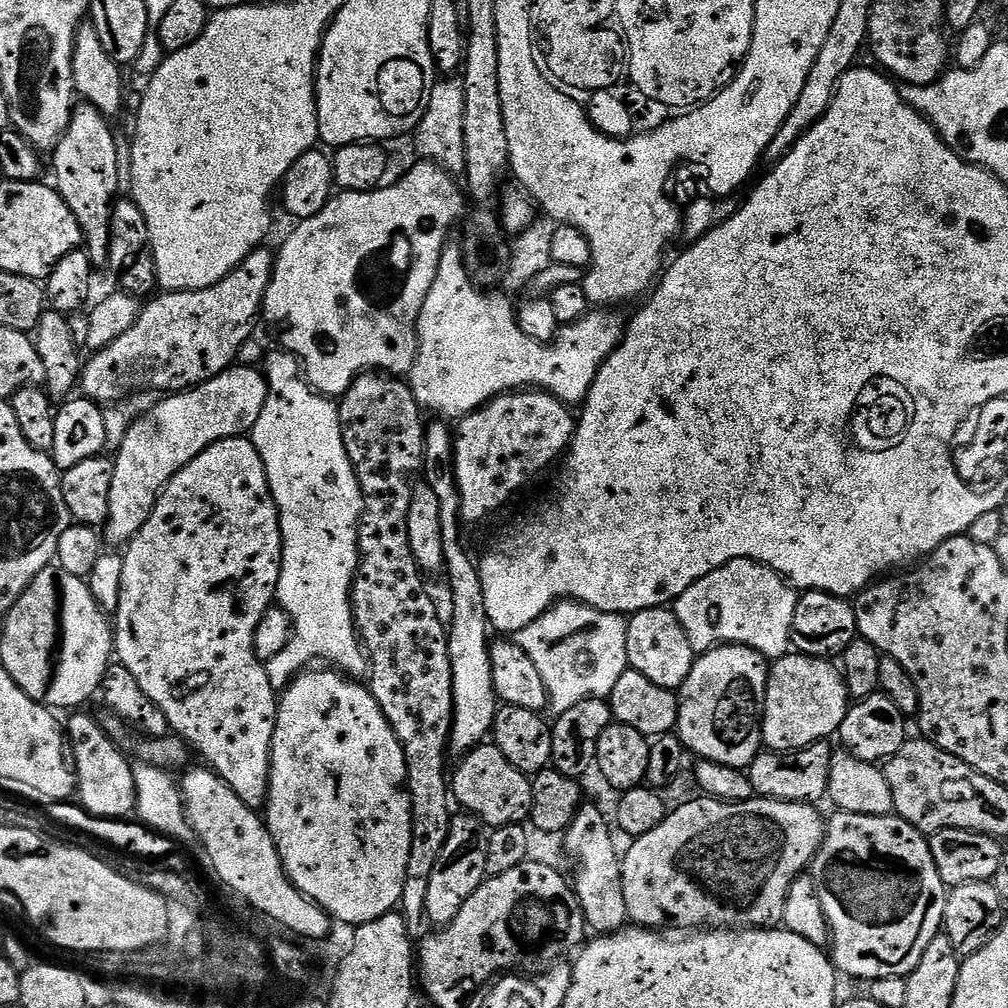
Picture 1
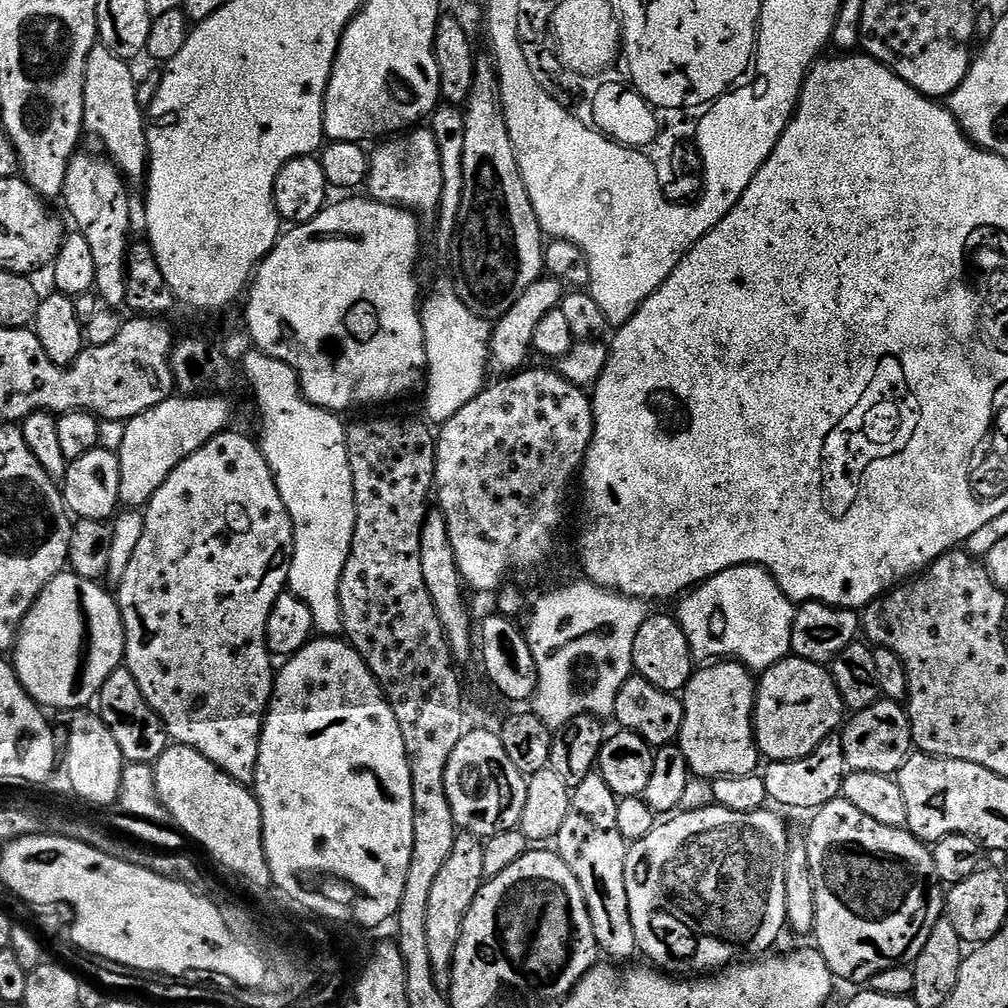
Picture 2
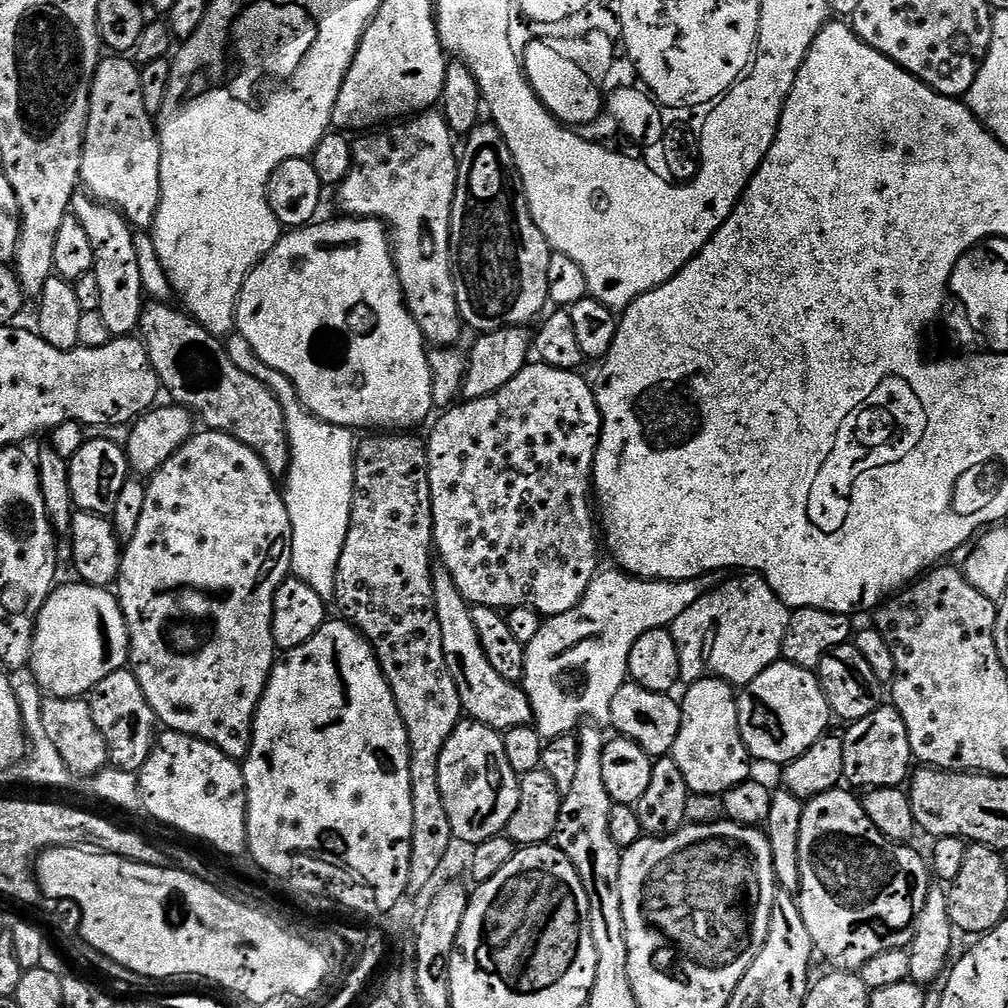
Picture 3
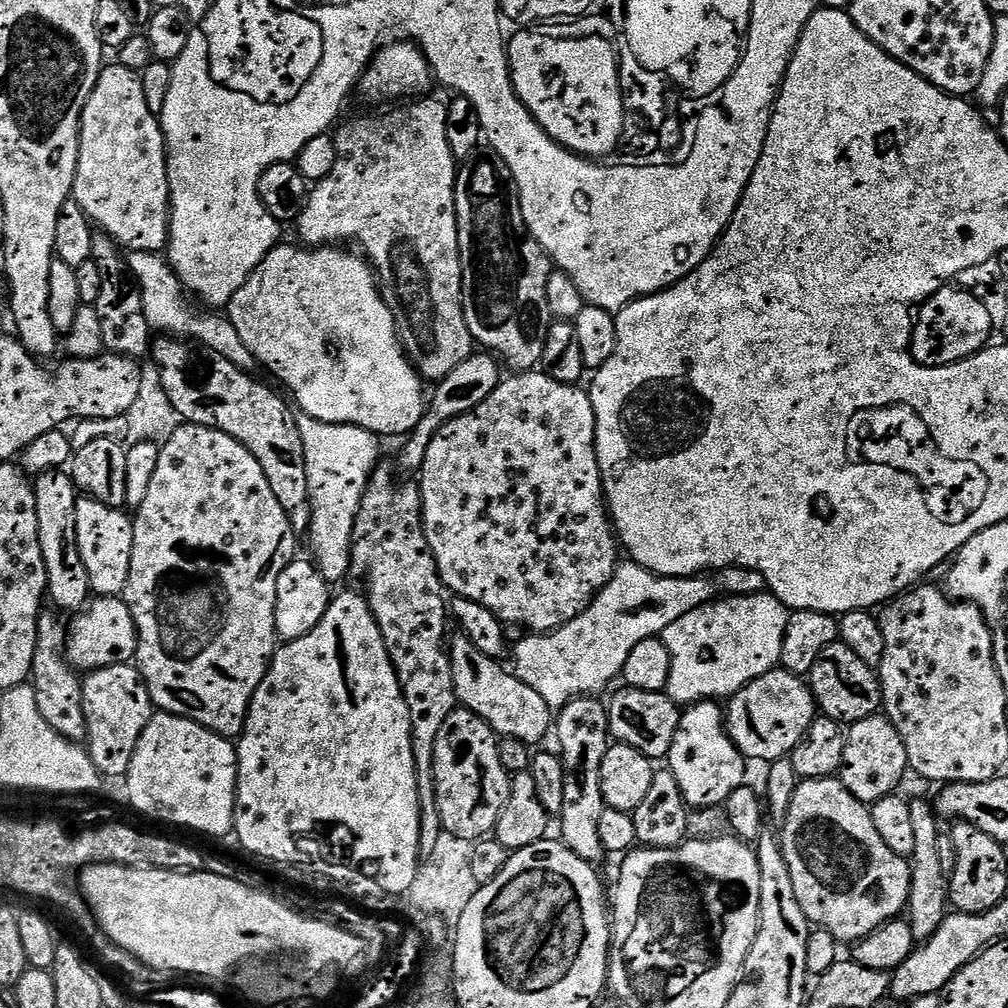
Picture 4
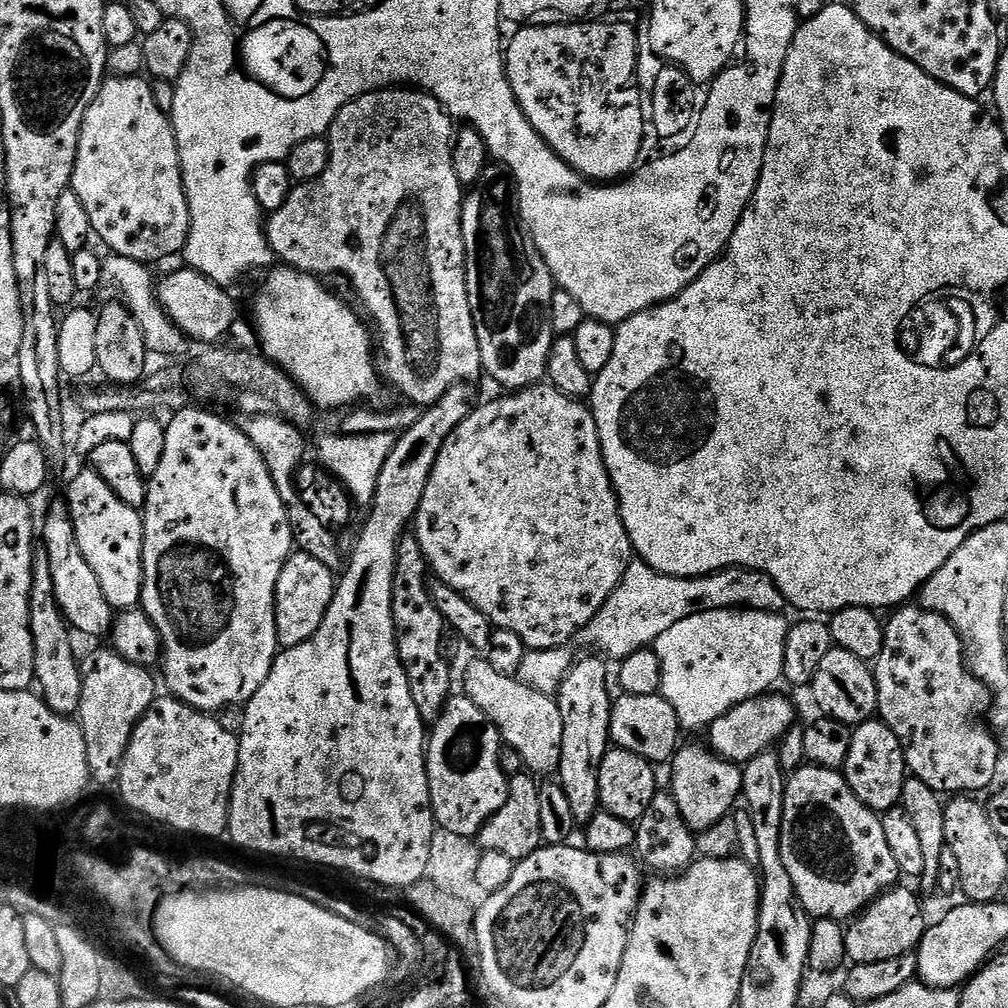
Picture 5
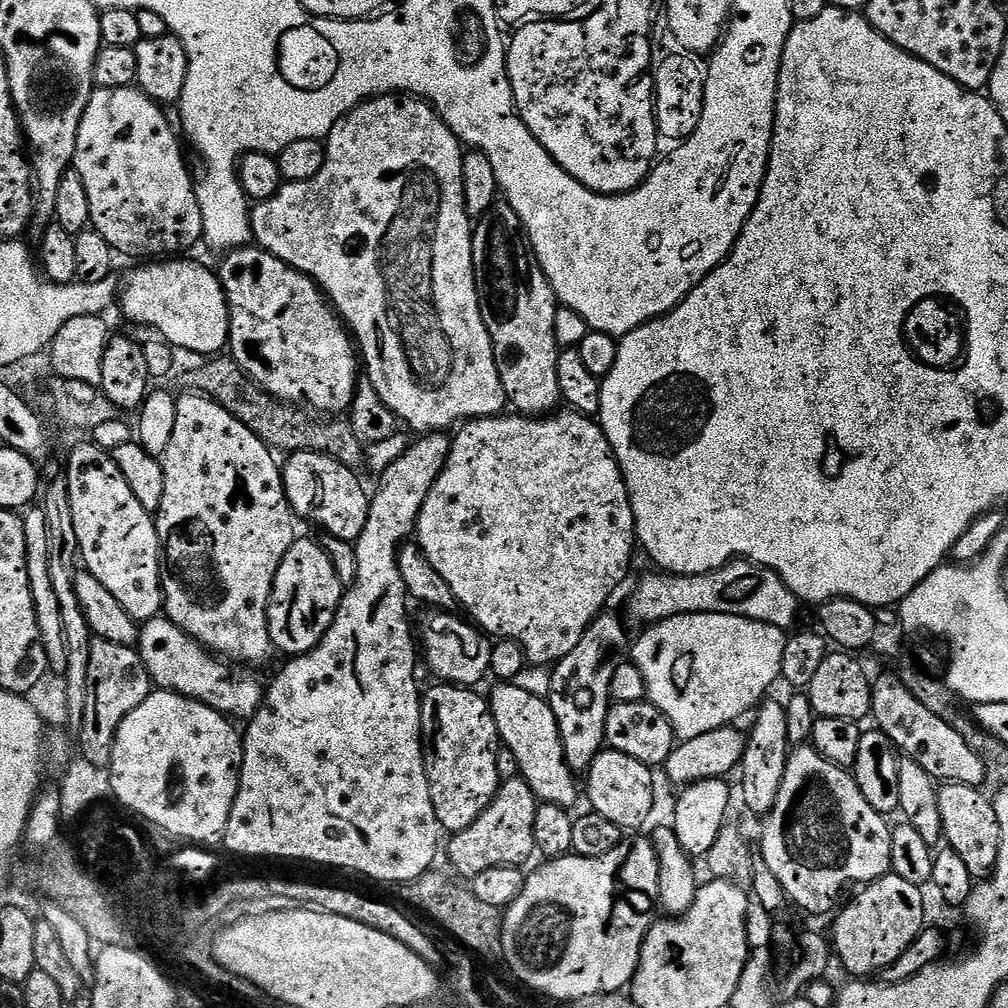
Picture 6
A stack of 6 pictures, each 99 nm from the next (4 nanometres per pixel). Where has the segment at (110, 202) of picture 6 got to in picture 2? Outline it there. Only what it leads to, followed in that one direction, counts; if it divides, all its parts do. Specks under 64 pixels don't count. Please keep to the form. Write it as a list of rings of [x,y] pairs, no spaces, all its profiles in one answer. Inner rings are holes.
[[[97,43],[90,50],[84,75],[84,126],[87,135],[100,139],[107,159],[115,164],[121,176],[129,181],[143,181],[148,171],[146,112],[142,104],[140,108],[140,96],[136,93],[136,76],[132,73],[132,67],[129,61],[114,54],[105,44]]]

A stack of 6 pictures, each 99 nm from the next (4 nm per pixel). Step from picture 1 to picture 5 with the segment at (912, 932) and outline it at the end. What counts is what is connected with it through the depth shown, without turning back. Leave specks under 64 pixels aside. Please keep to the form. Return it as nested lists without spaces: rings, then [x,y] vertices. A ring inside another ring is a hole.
[[[803,766],[791,773],[787,777],[787,781],[786,806],[782,818],[782,862],[786,862],[786,870],[790,873],[790,882],[794,882],[794,890],[809,916],[816,920],[851,921],[859,916],[872,901],[878,899],[883,892],[897,887],[898,881],[901,879],[898,862],[894,862],[894,854],[890,854],[890,845],[887,844],[886,833],[882,830],[882,819],[856,797],[854,790],[850,790],[850,786],[844,780],[843,775],[835,768]]]

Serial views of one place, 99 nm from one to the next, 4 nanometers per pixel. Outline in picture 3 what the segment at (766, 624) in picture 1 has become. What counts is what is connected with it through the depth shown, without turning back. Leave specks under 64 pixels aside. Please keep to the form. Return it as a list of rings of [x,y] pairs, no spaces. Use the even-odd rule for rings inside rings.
[[[740,574],[737,580],[728,580],[721,588],[709,591],[690,610],[678,614],[670,626],[680,655],[680,679],[684,682],[715,678],[727,680],[733,686],[749,684],[762,670],[781,659],[786,638],[790,609],[774,594],[772,587],[759,574]]]

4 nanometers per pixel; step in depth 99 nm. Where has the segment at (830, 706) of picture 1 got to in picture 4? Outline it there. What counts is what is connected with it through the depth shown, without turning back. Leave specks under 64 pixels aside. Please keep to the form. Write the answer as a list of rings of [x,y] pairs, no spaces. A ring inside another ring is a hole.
[[[780,666],[747,684],[726,704],[728,734],[736,749],[749,761],[773,762],[791,757],[792,751],[811,732],[817,719],[818,707],[811,687],[801,677]]]

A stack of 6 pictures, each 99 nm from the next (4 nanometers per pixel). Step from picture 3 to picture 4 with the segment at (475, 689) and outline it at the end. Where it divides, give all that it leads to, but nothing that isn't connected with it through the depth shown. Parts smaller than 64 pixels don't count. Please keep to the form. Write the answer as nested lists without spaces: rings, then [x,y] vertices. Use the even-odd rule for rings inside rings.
[[[468,635],[458,636],[457,640],[453,639],[450,644],[457,701],[467,711],[487,722],[497,737],[520,740],[529,746],[536,746],[547,732],[549,735],[553,731],[553,709],[549,708],[538,690],[530,690],[526,682],[519,680],[515,671],[508,669],[507,672],[501,661],[491,660],[489,656],[482,654],[482,650],[474,646]]]

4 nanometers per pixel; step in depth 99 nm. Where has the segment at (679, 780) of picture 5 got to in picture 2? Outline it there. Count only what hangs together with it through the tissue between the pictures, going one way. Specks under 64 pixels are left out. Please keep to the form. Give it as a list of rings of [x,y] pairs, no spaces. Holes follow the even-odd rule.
[[[712,662],[701,668],[704,668],[701,672],[693,671],[682,693],[684,721],[678,743],[682,754],[686,754],[691,775],[705,778],[753,775],[762,760],[754,735],[757,681],[739,662]]]

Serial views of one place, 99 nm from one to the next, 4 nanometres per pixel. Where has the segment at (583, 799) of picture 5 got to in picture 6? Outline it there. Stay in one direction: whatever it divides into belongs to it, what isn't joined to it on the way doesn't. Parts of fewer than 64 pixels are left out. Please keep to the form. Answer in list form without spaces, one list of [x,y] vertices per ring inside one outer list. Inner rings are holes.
[[[608,610],[592,621],[586,634],[582,634],[582,642],[578,642],[578,646],[551,669],[552,681],[546,699],[560,723],[566,762],[573,773],[587,773],[596,755],[605,751],[610,682],[617,663],[625,659],[629,648],[630,636],[628,640],[623,622]]]

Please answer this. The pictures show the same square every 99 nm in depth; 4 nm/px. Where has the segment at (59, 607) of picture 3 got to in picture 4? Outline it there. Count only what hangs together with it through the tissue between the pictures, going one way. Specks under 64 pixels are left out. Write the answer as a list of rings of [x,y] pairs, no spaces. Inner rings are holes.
[[[114,596],[93,599],[90,606],[73,620],[76,621],[69,623],[66,628],[67,657],[73,668],[87,674],[96,672],[99,668],[131,664],[135,661],[138,643],[136,623],[123,599]]]

